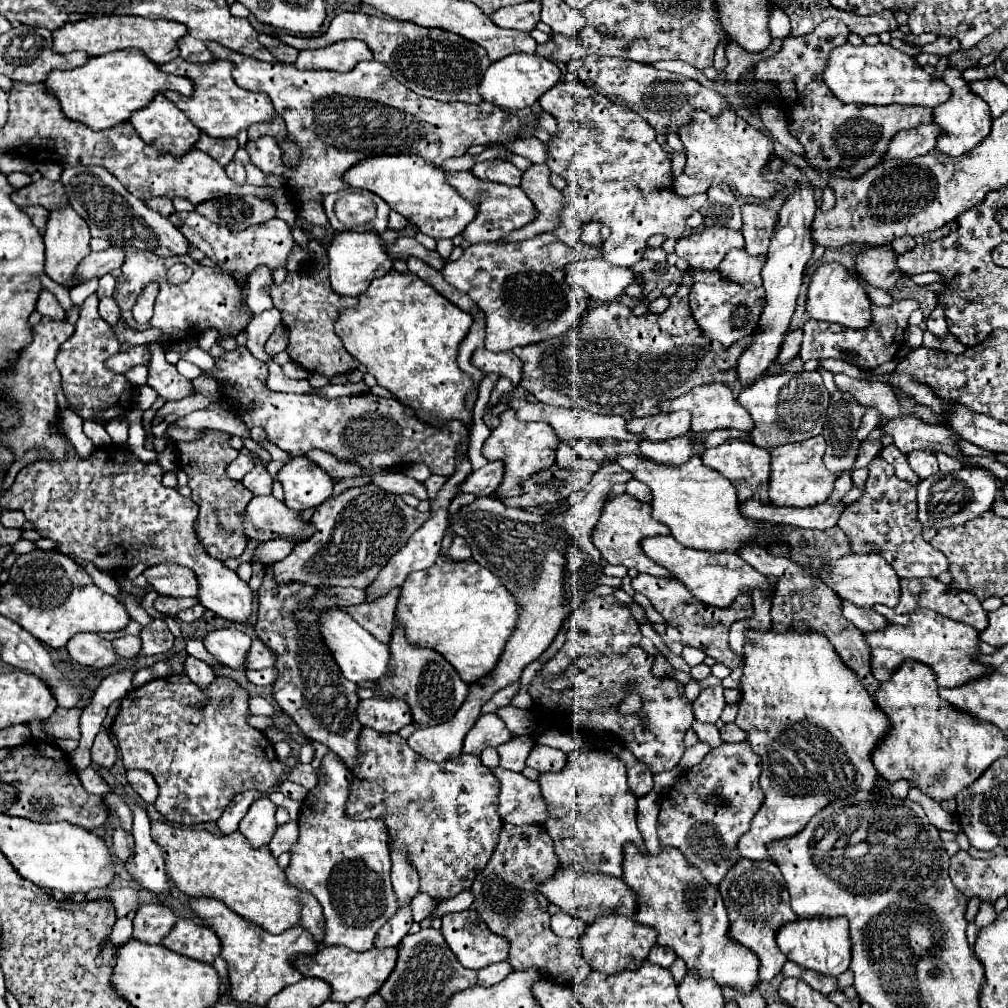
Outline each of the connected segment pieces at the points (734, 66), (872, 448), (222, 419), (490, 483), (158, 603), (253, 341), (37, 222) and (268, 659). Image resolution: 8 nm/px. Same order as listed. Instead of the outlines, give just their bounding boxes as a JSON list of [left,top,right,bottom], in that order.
[[722,43,768,83],[854,439,882,469],[174,403,250,437],[460,461,504,495],[154,597,198,617],[246,309,282,363],[24,207,48,235],[248,641,274,669]]

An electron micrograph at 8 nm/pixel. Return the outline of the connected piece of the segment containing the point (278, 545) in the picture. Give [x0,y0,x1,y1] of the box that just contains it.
[254,539,294,565]

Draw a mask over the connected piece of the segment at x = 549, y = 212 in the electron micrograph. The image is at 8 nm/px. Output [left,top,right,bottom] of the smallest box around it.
[502,163,564,243]

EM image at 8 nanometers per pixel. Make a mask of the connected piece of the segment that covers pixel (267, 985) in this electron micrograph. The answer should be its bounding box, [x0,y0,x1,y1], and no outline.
[188,899,318,1007]

